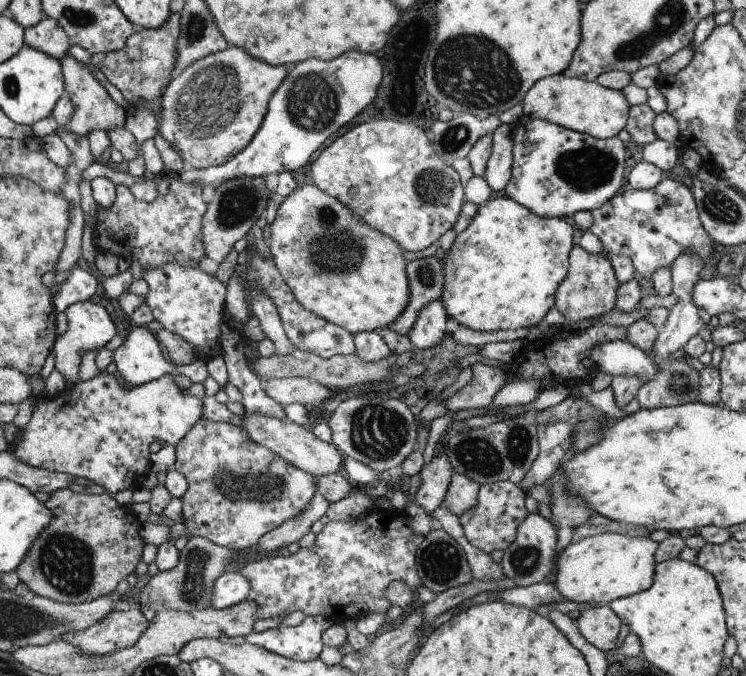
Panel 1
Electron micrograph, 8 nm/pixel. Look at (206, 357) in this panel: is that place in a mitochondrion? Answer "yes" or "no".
no

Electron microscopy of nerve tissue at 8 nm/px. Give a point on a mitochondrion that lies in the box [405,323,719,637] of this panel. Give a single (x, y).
(479, 456)

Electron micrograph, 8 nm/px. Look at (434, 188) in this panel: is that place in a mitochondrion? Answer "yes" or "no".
yes

